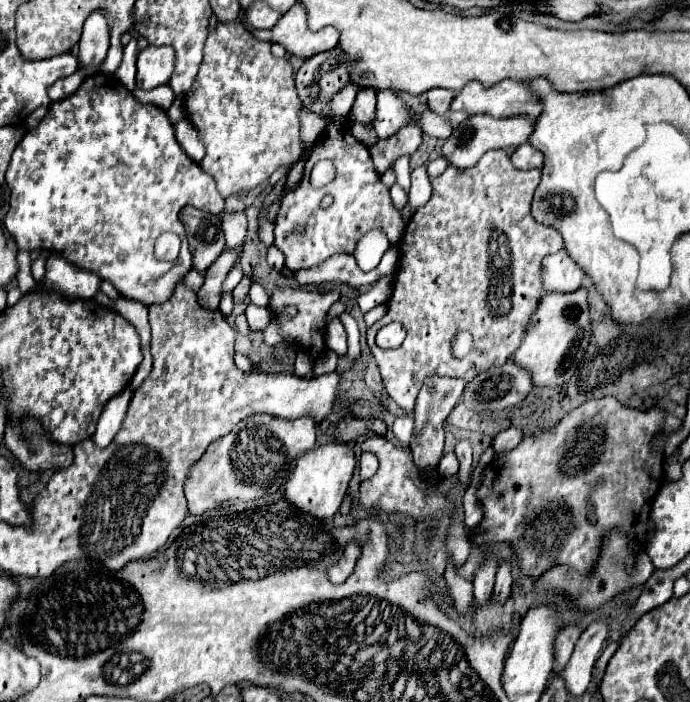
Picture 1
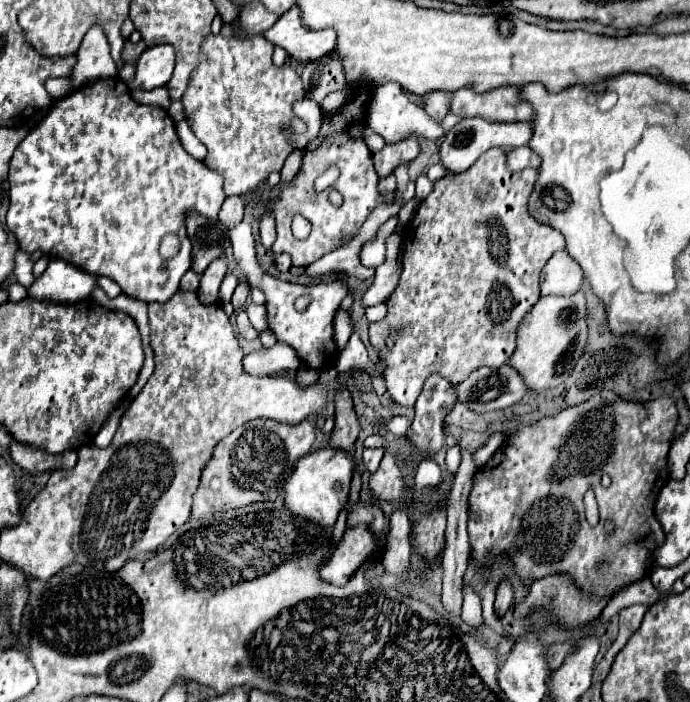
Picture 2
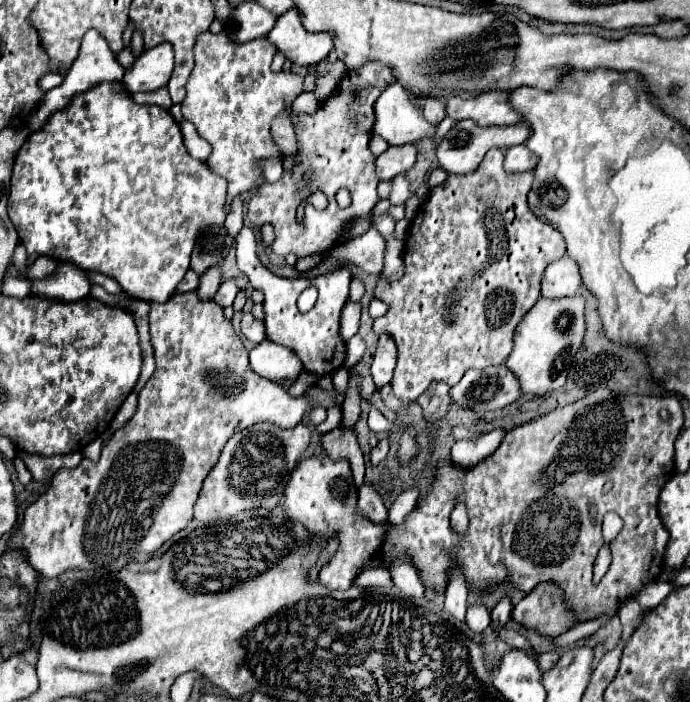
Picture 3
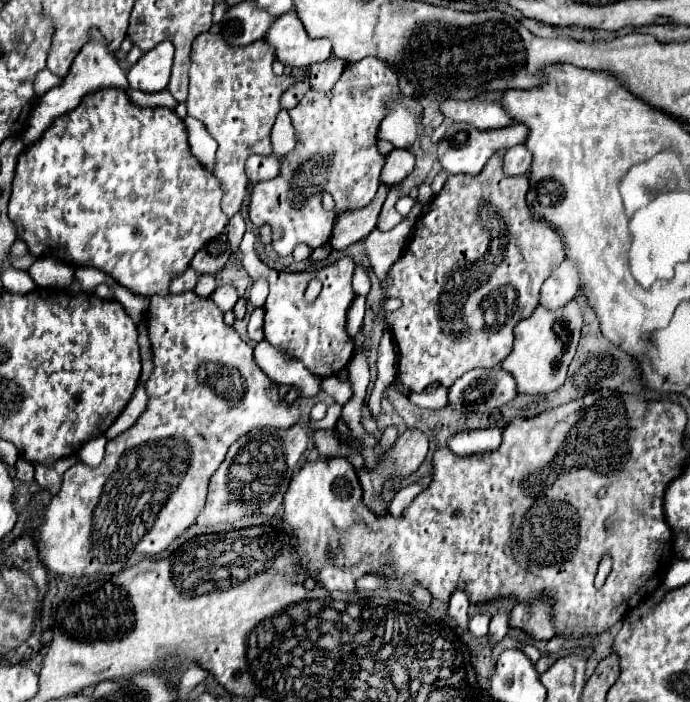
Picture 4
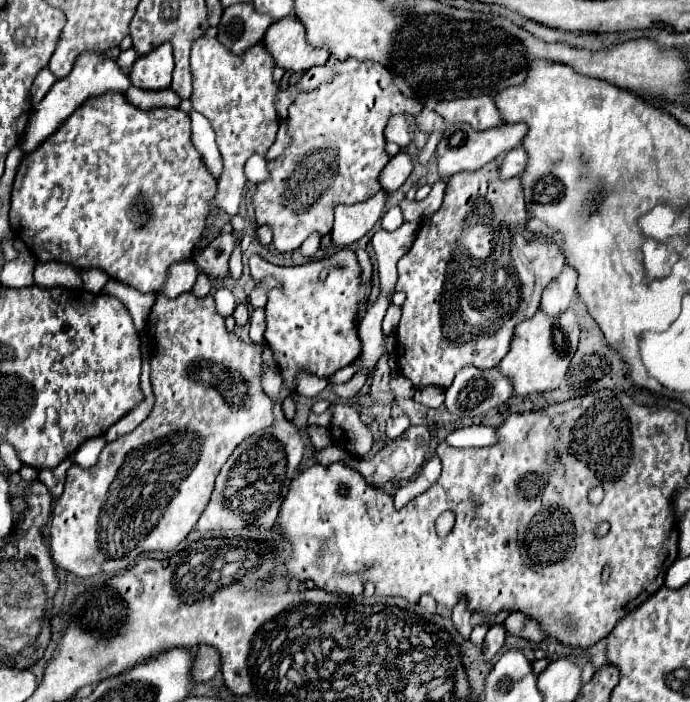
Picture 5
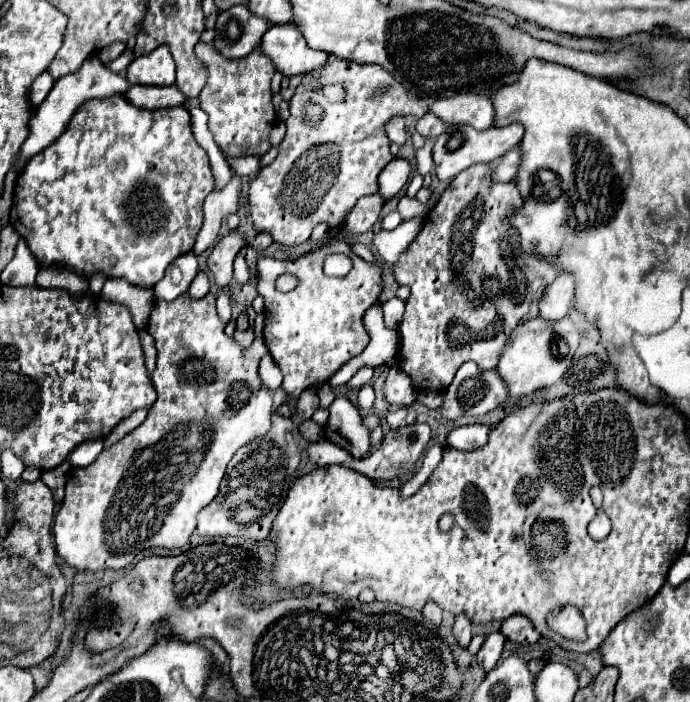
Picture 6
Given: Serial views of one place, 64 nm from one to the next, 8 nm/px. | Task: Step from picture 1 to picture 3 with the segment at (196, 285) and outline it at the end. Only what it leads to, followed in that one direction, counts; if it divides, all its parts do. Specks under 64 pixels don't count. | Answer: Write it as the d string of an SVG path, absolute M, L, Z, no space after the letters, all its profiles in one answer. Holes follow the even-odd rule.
M188 270L186 272L186 276L184 276L184 280L178 284L178 292L192 292L192 290L196 290L198 288L198 274L196 272L192 272L192 270Z

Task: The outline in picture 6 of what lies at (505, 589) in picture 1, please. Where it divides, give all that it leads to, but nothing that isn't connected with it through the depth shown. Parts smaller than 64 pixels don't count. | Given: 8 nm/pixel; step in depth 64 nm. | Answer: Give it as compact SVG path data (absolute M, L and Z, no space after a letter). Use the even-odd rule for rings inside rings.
M492 632L486 636L482 648L478 650L478 660L486 672L490 672L496 666L498 658L502 654L502 648L504 648L504 640L506 638L502 632Z

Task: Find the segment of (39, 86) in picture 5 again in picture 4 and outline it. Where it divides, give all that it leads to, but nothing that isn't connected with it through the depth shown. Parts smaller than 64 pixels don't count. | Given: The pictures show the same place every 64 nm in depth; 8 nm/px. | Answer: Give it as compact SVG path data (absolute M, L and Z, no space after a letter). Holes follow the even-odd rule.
M42 70L42 72L36 76L36 80L34 80L34 90L36 90L38 96L42 96L44 92L48 92L48 90L54 88L54 86L58 86L60 82L62 82L62 78L58 78L56 74L52 74L50 70Z

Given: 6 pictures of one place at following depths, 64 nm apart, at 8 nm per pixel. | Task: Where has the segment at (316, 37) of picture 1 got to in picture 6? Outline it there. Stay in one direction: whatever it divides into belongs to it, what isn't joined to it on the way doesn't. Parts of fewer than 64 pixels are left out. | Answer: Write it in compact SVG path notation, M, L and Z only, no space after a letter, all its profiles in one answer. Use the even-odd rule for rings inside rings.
M294 22L272 26L260 44L262 52L270 56L274 66L284 76L306 74L314 68L322 68L328 60L326 52L308 48L304 36Z

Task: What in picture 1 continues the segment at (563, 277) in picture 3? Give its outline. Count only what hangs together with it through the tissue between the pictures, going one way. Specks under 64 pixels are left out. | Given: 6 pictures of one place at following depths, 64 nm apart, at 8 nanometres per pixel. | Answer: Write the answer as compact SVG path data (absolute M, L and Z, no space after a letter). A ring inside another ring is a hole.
M562 248L542 260L542 282L546 292L574 292L582 286L584 270Z

